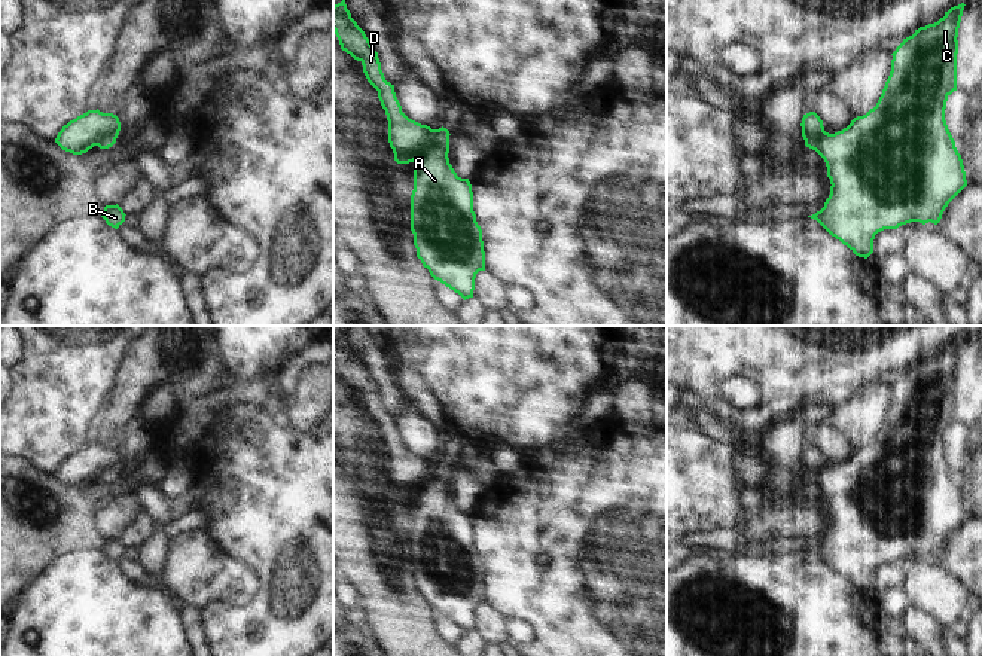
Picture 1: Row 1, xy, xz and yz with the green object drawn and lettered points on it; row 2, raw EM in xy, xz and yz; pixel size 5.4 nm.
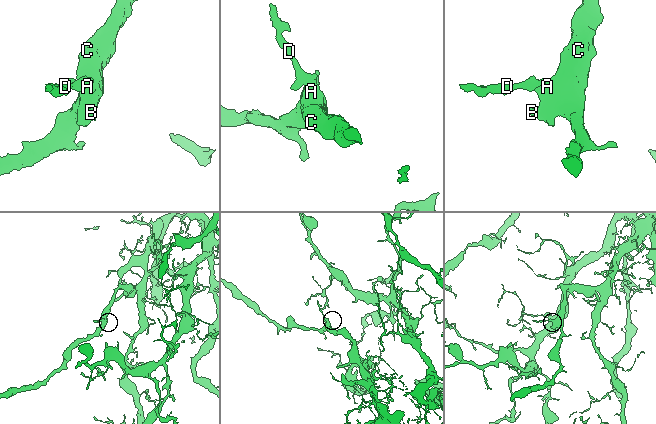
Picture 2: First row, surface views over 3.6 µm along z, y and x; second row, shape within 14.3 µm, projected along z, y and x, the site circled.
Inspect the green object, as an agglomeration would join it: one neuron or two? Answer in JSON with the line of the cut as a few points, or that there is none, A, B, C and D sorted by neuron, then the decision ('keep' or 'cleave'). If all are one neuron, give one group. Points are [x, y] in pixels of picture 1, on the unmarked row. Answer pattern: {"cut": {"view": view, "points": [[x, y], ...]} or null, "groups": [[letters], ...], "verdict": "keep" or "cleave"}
{"cut": {"view": "xz", "points": [[448, 470], [436, 466], [433, 475], [415, 493]]}, "groups": [["A", "B", "C"], ["D"]], "verdict": "cleave"}

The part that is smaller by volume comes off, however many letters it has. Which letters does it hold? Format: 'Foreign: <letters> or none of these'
Foreign: D

